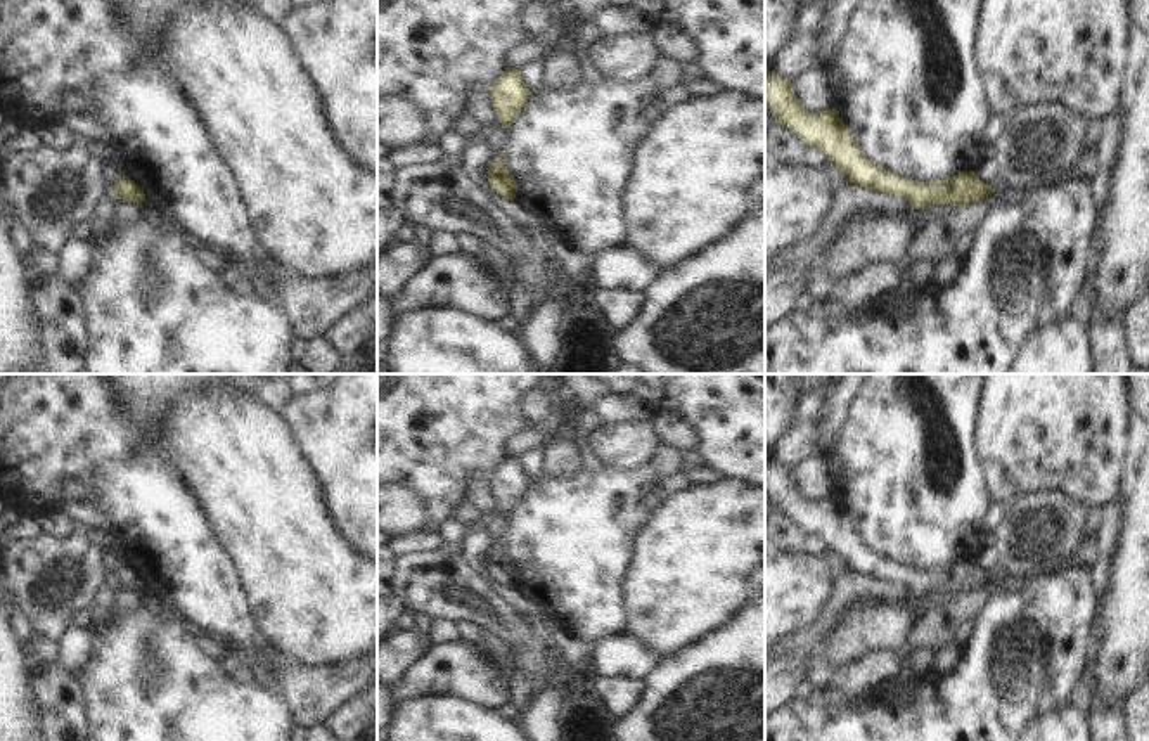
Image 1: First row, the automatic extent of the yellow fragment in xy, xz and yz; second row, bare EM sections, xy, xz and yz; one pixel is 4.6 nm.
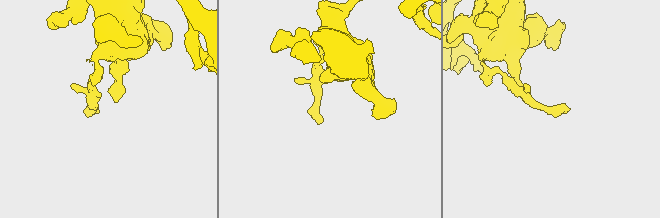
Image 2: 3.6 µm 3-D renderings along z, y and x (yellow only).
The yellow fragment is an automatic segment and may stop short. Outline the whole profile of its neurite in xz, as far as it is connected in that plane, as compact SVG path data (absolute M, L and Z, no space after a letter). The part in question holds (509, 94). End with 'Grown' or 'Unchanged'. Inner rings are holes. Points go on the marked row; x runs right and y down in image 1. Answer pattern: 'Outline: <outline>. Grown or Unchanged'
Outline: M505 68L490 88L491 107L495 109L502 128L507 130L514 118L523 111L530 88L523 81L521 69Z. Unchanged

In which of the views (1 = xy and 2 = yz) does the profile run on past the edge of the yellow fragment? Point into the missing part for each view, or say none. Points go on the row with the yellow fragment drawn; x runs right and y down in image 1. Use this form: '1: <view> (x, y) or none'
1: none
2: none

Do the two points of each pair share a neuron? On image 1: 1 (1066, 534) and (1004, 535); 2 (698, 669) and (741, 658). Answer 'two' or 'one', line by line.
1: one
2: one

